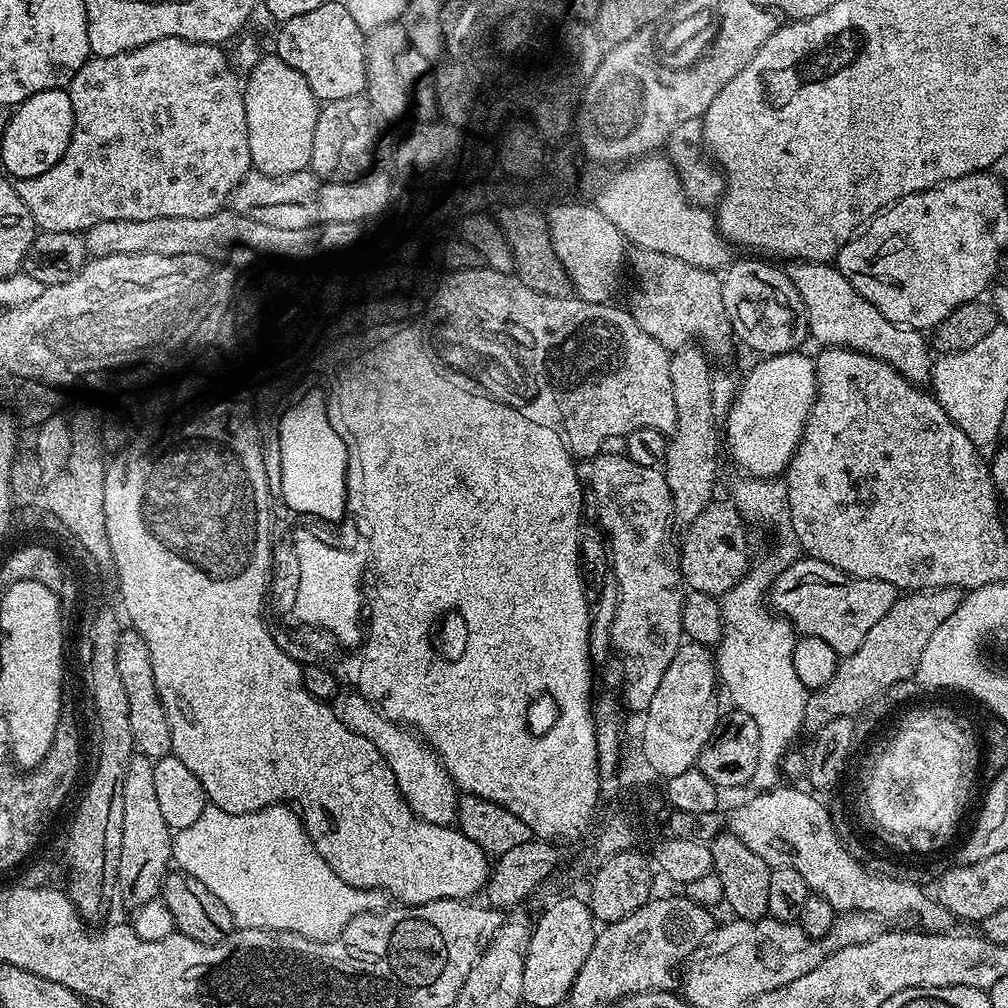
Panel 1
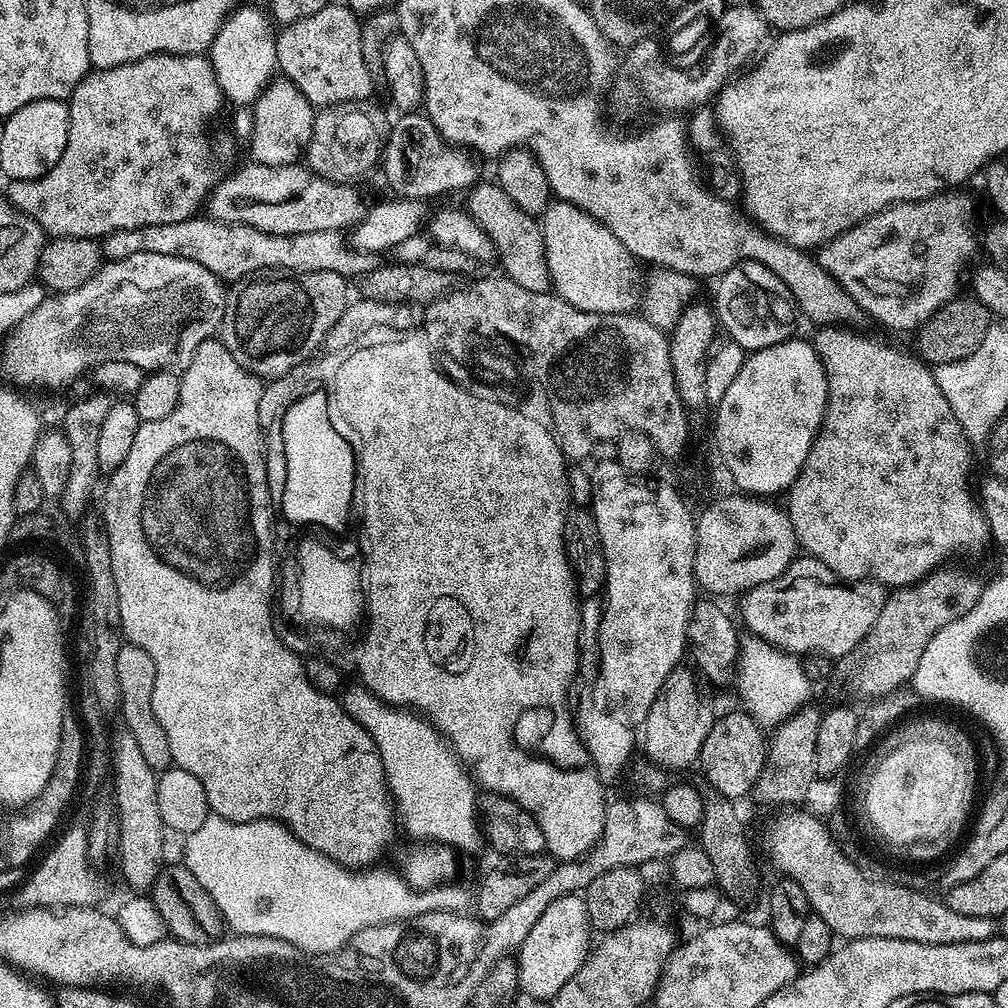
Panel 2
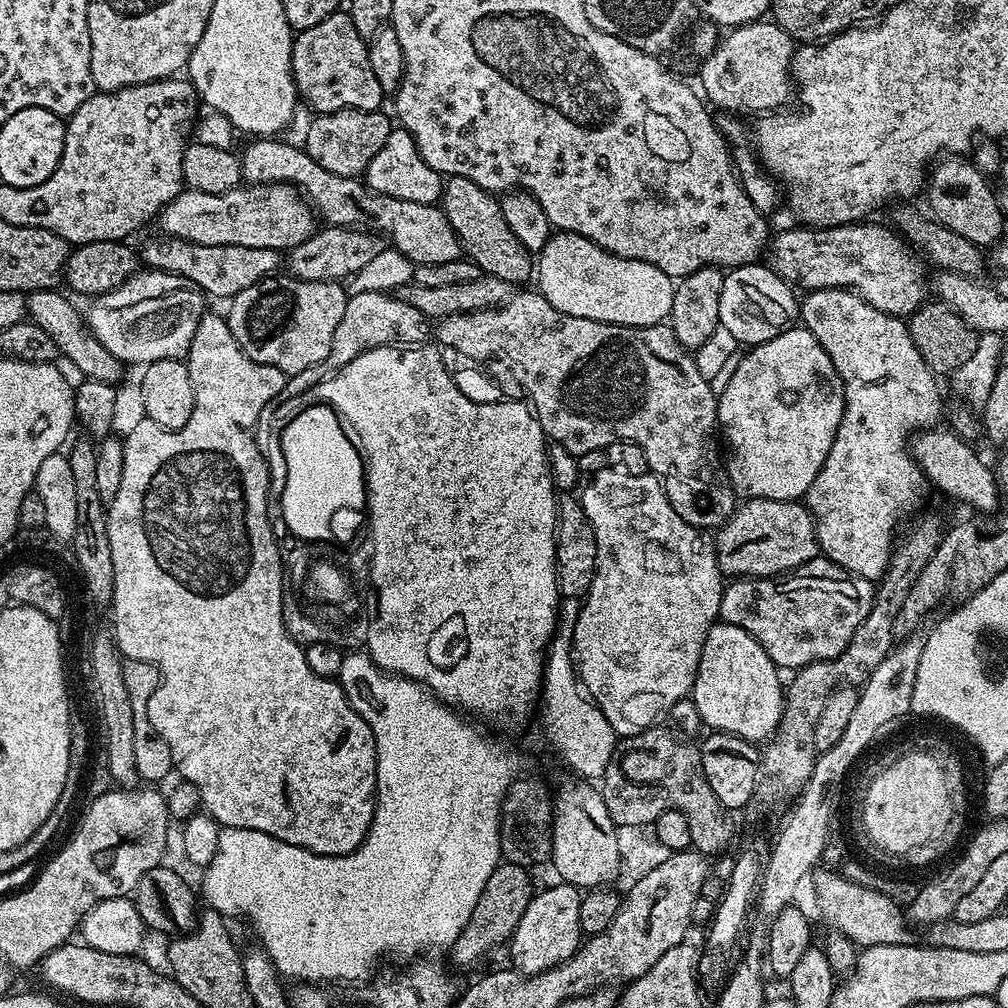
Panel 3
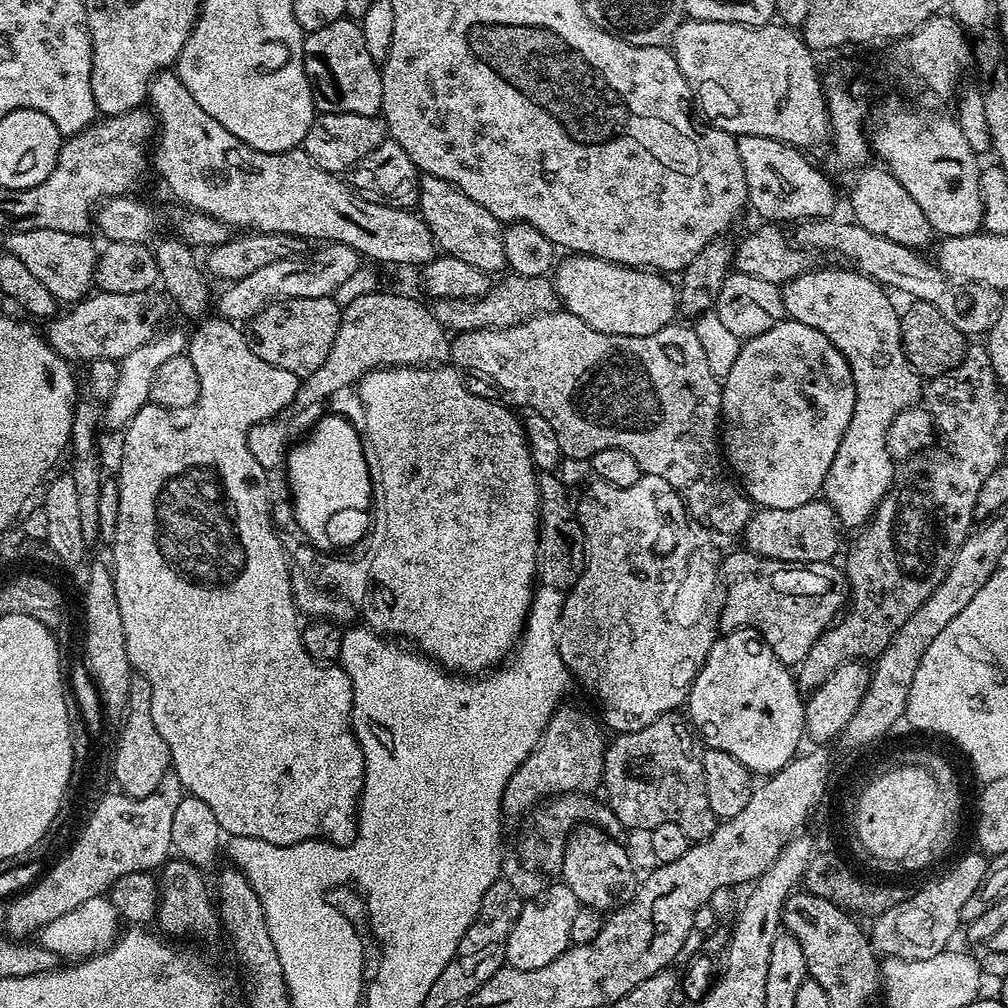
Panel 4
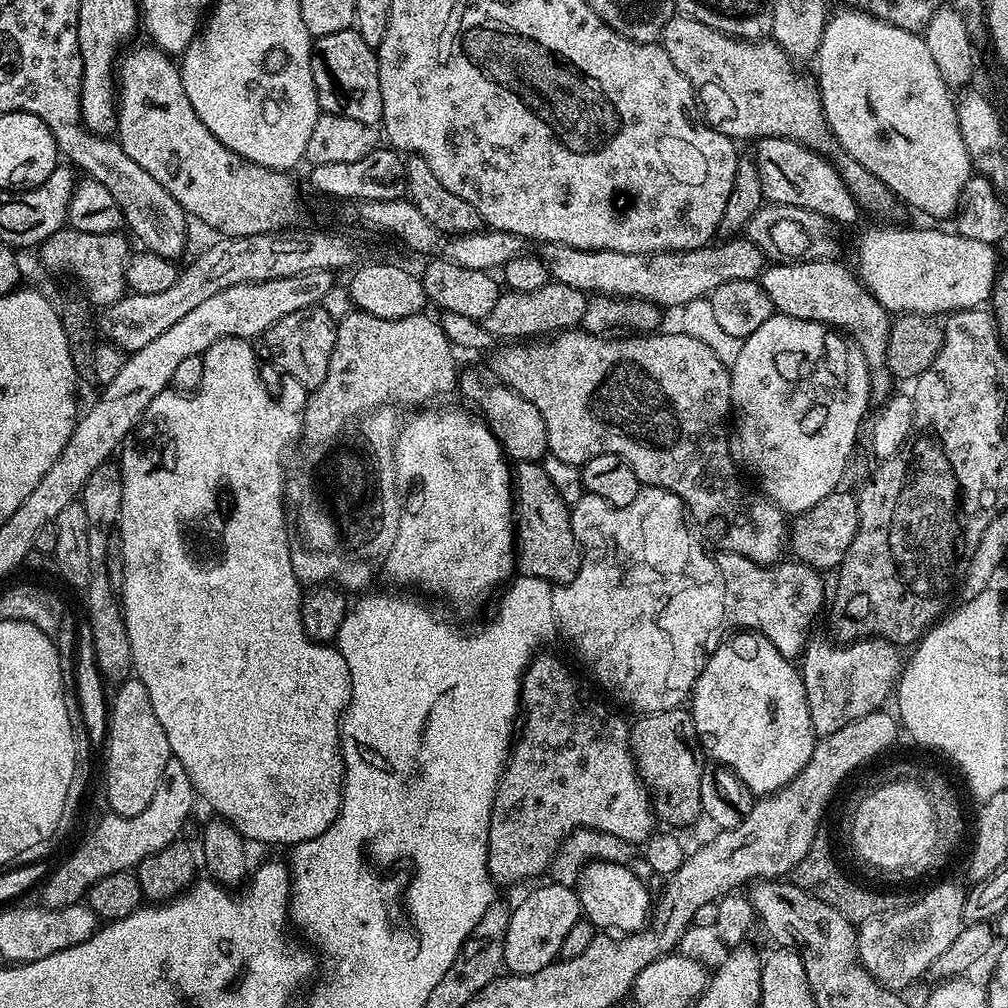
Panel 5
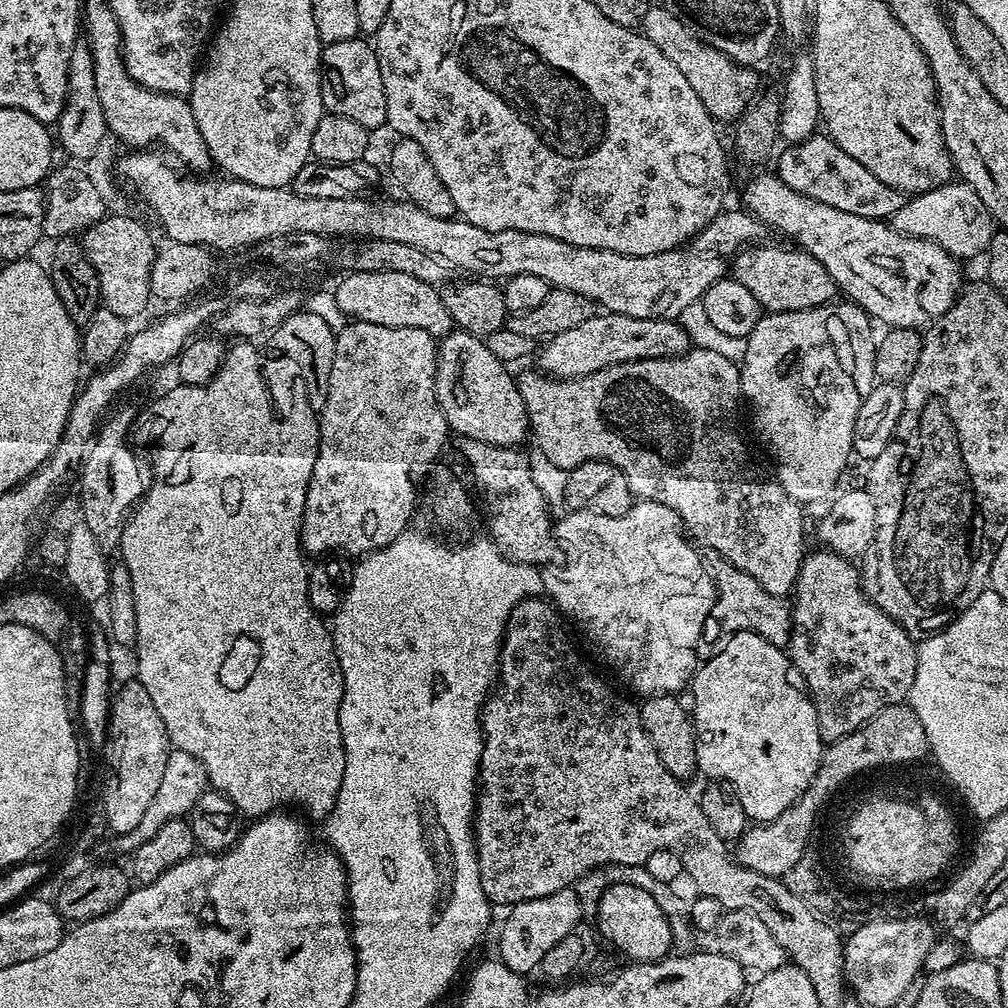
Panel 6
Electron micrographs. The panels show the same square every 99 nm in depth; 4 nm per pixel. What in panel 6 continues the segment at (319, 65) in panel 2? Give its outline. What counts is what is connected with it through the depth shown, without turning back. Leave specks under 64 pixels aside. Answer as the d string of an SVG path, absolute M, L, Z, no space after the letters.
M367 39L323 45L320 54L320 93L325 109L331 115L350 118L358 122L358 126L369 130L385 127L388 115L382 70L378 66L375 47Z

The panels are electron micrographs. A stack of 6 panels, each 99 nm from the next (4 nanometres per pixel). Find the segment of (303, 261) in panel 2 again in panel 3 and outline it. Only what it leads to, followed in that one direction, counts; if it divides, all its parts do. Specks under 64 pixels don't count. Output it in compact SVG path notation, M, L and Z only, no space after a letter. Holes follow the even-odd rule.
M161 235L160 240L148 240L144 249L139 249L138 256L149 269L157 272L178 274L187 280L193 280L201 292L212 296L231 298L238 295L246 286L254 286L275 273L281 267L281 253L272 248L254 246L202 246L177 236ZM212 295L212 296L211 296Z

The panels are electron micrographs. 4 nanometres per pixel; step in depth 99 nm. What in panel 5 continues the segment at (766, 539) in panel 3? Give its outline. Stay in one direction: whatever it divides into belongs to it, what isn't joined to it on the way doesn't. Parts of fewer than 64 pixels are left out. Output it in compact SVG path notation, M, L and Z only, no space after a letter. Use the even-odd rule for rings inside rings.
M837 490L826 494L822 502L810 506L810 510L799 513L791 521L786 541L795 559L809 568L825 570L839 569L842 558L846 558L846 550L850 550L850 542L854 542L854 534L858 534L857 497L845 490ZM796 520L796 521L795 521Z

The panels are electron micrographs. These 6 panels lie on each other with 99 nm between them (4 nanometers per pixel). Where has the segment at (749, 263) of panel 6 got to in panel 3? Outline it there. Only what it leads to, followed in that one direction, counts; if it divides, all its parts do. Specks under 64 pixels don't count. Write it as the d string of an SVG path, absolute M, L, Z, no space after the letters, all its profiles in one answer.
M813 288L805 296L808 297L799 301L799 319L803 327L818 338L822 350L830 354L830 362L834 362L844 379L842 422L838 434L834 434L830 454L826 454L826 462L822 462L822 470L818 470L818 476L810 482L806 507L816 527L816 541L823 559L833 560L847 572L876 582L888 568L898 536L896 523L903 516L911 517L924 500L926 477L912 458L910 434L941 423L938 376L928 369L922 354L918 354L918 346L914 346L908 325L901 317L870 306L870 302L846 288Z

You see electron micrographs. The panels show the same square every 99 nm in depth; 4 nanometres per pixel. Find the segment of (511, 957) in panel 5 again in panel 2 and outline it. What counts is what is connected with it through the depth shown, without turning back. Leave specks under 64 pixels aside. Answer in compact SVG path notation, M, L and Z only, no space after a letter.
M583 895L563 896L542 913L542 918L534 922L526 942L522 942L516 962L516 982L521 993L525 992L532 1000L547 1002L578 974L582 962L586 962L590 945L594 940L594 929L586 914L586 902Z

